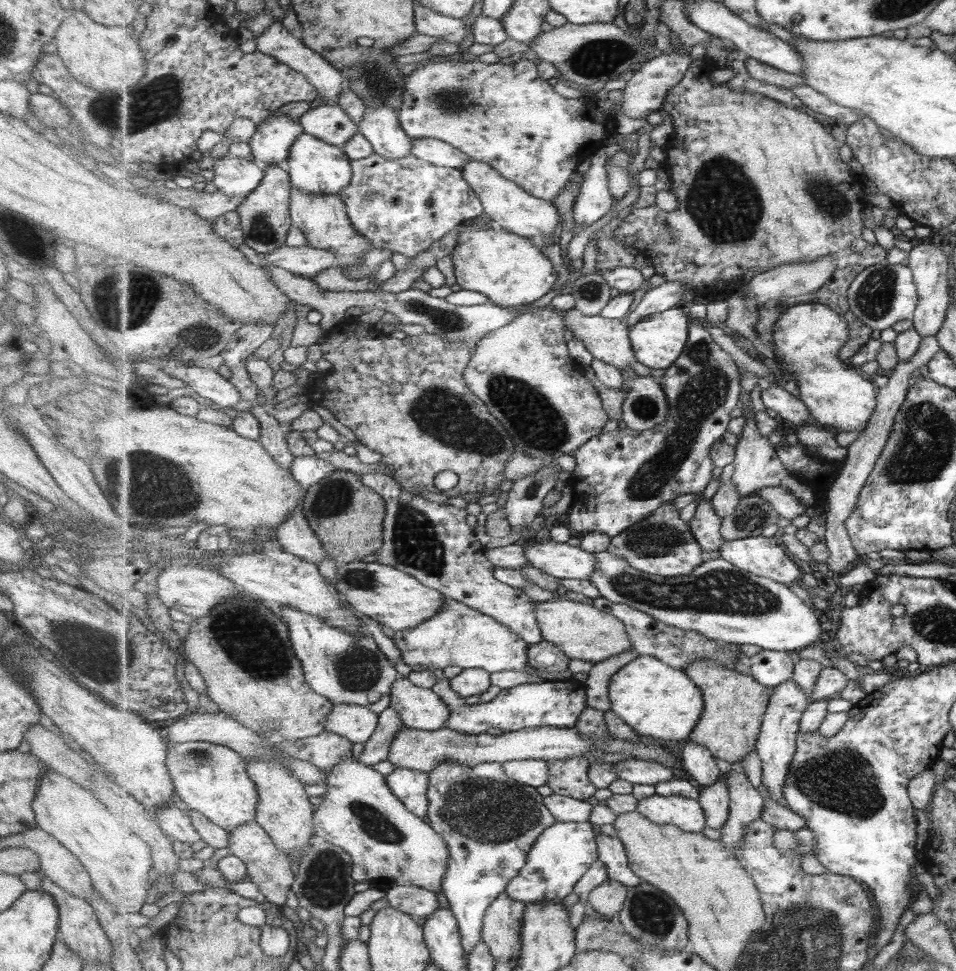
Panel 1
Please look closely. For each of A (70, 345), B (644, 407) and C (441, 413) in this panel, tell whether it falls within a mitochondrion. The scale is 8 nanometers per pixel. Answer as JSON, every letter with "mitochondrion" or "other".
{"A":"other","B":"mitochondrion","C":"mitochondrion"}

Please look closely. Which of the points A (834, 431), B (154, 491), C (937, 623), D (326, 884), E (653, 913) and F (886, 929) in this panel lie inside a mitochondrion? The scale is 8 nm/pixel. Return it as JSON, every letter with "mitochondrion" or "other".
{"A":"other","B":"mitochondrion","C":"mitochondrion","D":"mitochondrion","E":"mitochondrion","F":"other"}

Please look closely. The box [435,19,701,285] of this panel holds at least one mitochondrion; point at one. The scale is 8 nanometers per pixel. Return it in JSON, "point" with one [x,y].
{"point":[600,58]}

